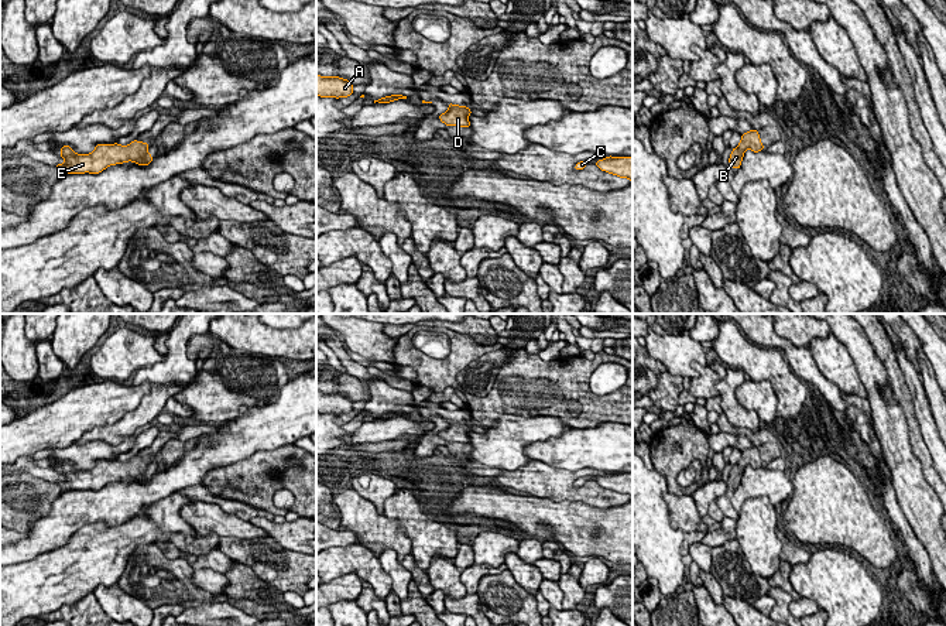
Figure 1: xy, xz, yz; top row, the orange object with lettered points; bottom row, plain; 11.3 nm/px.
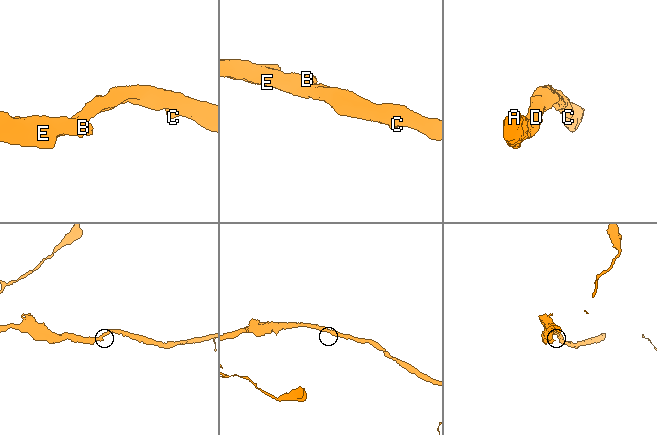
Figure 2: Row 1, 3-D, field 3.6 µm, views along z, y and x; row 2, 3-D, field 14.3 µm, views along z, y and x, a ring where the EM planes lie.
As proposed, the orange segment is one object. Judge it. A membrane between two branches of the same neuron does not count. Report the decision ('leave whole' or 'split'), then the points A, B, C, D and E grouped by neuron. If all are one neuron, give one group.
leave whole; groups A B C D E

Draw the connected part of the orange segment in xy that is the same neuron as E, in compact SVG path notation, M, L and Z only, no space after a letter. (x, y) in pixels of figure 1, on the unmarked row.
M131 458L128 462L97 461L90 471L76 471L66 461L61 465L64 480L55 482L62 490L99 490L109 482L121 480L127 478L138 482L150 482L152 472L147 468L148 459Z

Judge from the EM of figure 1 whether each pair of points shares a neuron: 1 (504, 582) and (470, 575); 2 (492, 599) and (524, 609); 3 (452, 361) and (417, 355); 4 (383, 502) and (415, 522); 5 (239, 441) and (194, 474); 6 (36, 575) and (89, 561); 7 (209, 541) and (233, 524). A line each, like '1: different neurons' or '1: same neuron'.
1: same neuron
2: same neuron
3: same neuron
4: same neuron
5: same neuron
6: same neuron
7: different neurons

